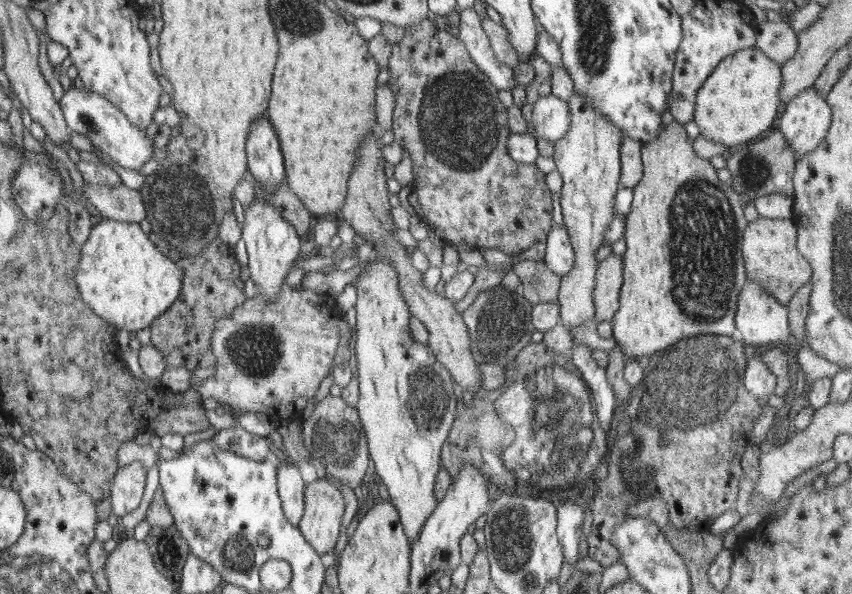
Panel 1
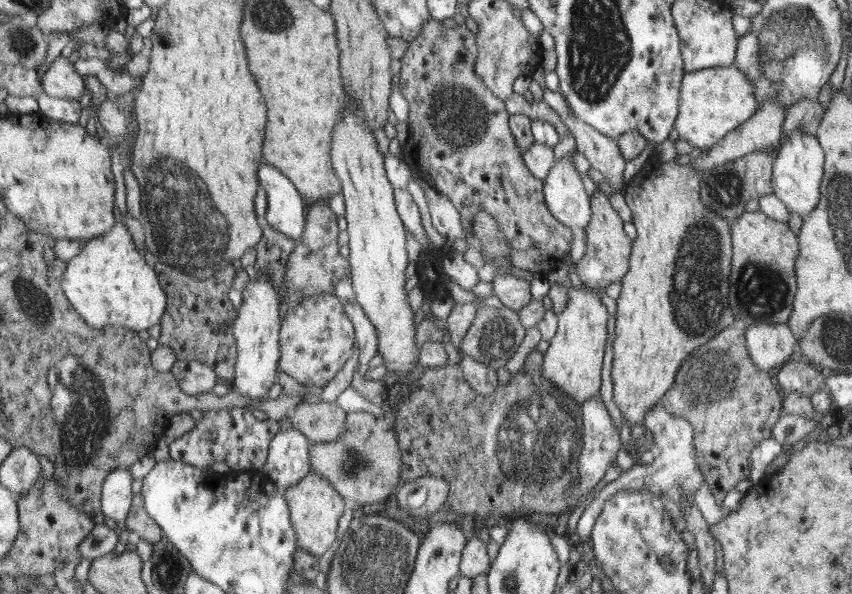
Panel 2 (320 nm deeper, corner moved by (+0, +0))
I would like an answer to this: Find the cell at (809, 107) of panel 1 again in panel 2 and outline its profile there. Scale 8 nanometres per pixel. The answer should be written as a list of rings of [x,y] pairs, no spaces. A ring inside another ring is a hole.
[[[795,130],[784,133],[777,149],[771,176],[773,193],[786,205],[789,212],[796,212],[801,217],[806,217],[818,204],[820,198],[820,185],[824,177],[825,163],[823,148],[814,134]]]

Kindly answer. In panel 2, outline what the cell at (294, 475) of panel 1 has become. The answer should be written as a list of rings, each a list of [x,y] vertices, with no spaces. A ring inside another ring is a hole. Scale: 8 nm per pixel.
[[[296,427],[280,429],[272,438],[262,472],[279,490],[296,484],[312,470],[310,443]]]

